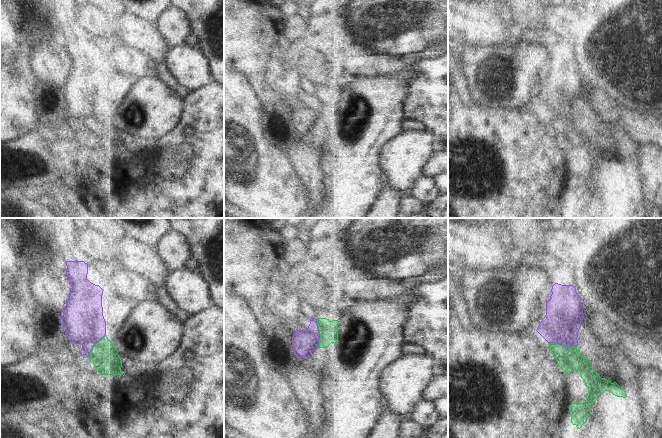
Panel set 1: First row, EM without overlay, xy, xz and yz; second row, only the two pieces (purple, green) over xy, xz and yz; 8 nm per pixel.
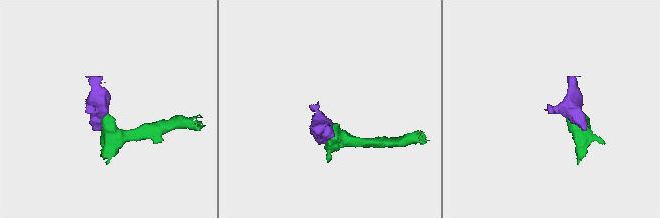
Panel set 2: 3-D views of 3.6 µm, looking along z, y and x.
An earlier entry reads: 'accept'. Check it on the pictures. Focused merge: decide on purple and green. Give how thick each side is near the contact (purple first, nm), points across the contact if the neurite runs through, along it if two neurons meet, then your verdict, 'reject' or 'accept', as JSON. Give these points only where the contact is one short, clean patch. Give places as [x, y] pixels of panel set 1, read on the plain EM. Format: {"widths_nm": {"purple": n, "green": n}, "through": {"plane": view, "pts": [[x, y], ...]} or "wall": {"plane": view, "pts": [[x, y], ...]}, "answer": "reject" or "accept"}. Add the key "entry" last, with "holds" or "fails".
{"widths_nm": {"purple": 300, "green": 190}, "wall": {"plane": "yz", "pts": [[548, 118], [562, 120], [567, 123], [577, 122]]}, "answer": "reject", "entry": "fails"}

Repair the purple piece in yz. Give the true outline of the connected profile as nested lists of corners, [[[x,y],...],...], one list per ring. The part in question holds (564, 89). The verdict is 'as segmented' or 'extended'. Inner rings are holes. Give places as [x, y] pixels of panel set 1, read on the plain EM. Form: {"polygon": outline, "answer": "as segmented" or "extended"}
{"polygon": [[[555,59],[546,78],[546,91],[537,108],[548,118],[567,124],[578,122],[578,108],[584,95],[581,74],[573,61]]], "answer": "as segmented"}

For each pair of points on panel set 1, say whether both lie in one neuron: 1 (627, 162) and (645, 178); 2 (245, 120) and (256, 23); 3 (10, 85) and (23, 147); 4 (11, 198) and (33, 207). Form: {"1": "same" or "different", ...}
{"1": "different", "2": "different", "3": "different", "4": "same"}

